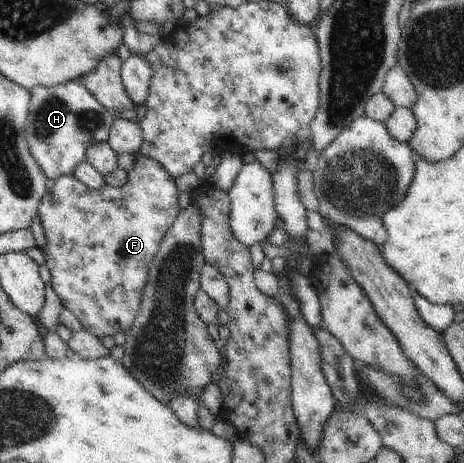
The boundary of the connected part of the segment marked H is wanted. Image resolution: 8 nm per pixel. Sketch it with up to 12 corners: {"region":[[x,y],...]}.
{"region":[[79,79],[34,86],[25,123],[50,182],[109,140],[114,116]]}

